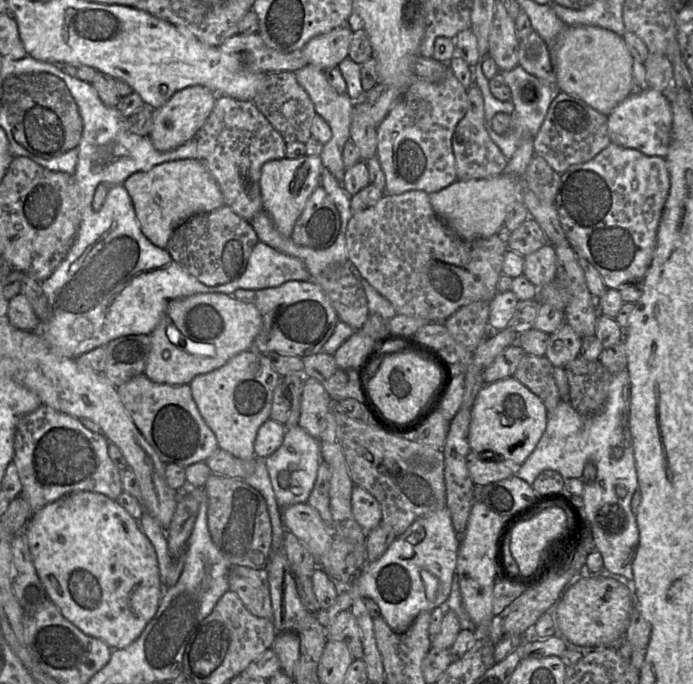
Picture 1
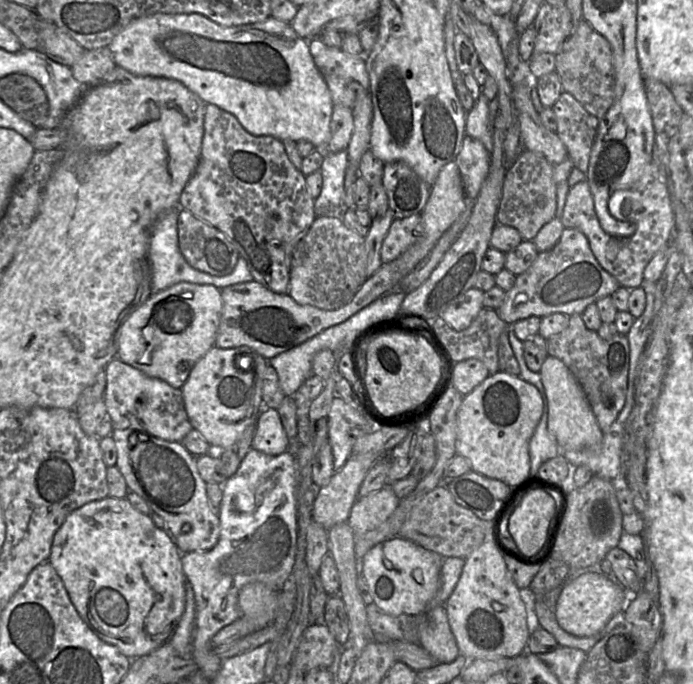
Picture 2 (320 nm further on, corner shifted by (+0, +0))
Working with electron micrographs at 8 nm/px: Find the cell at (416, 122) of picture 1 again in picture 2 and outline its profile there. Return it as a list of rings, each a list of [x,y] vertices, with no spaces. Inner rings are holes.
[[[402,161],[384,164],[382,183],[394,219],[420,214],[432,188]]]

